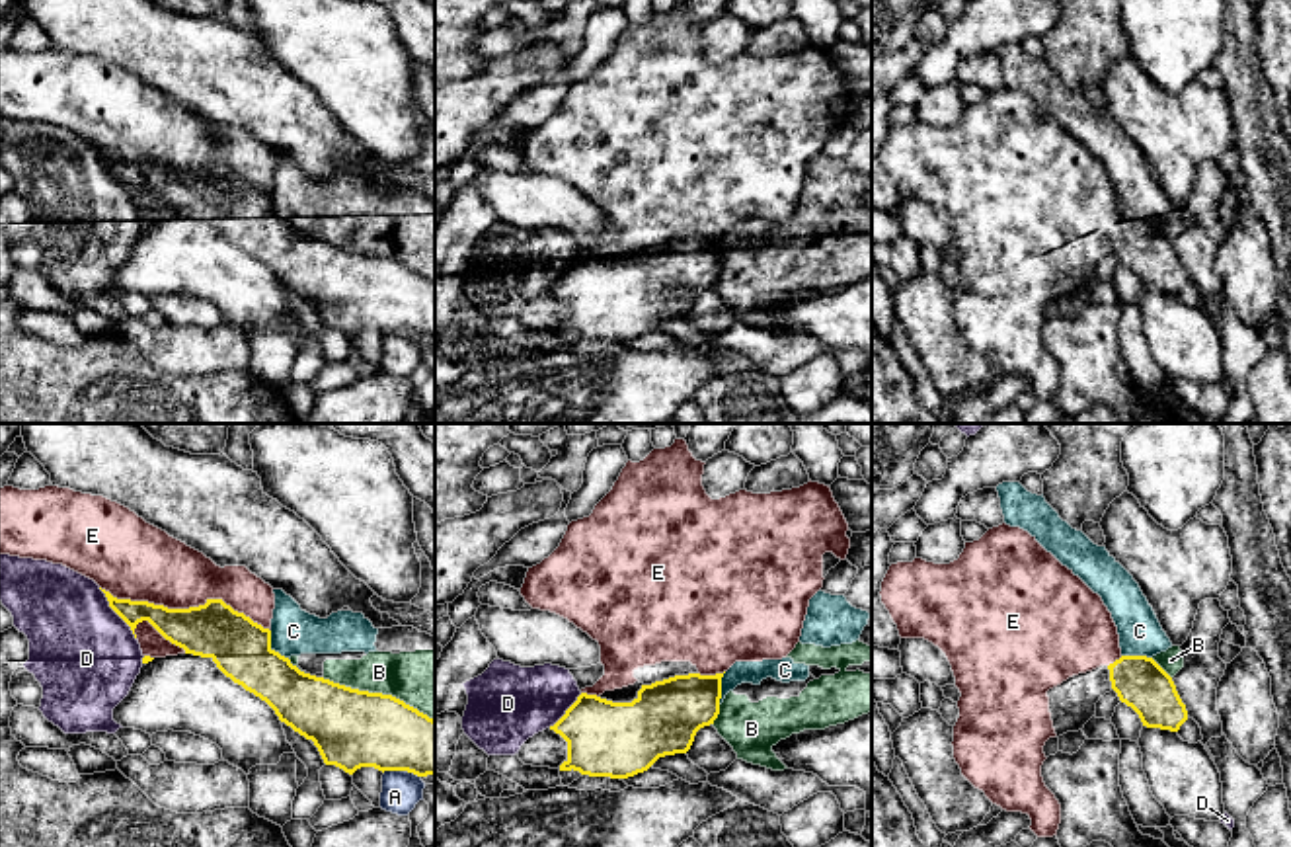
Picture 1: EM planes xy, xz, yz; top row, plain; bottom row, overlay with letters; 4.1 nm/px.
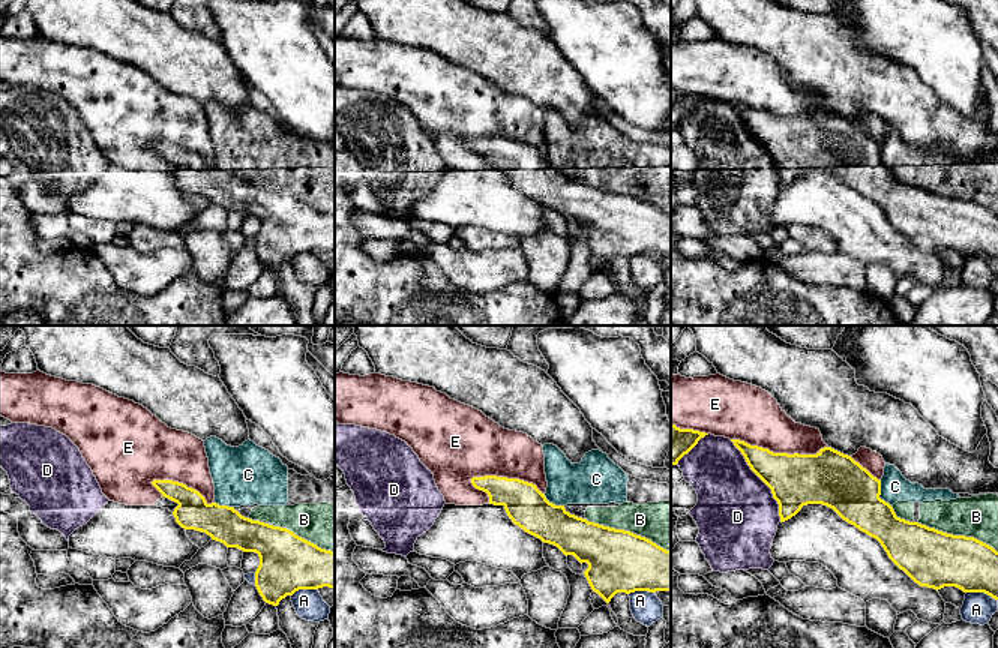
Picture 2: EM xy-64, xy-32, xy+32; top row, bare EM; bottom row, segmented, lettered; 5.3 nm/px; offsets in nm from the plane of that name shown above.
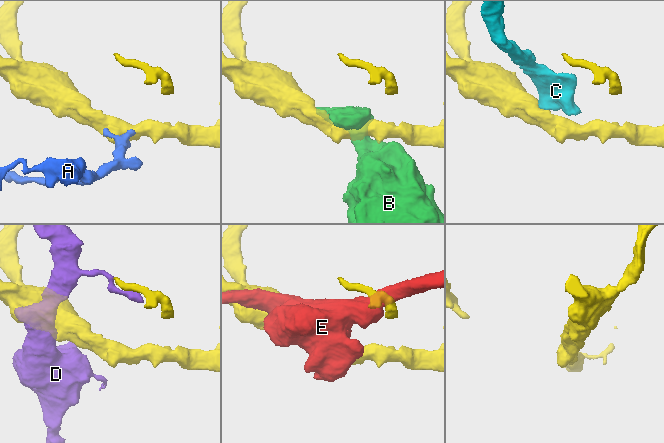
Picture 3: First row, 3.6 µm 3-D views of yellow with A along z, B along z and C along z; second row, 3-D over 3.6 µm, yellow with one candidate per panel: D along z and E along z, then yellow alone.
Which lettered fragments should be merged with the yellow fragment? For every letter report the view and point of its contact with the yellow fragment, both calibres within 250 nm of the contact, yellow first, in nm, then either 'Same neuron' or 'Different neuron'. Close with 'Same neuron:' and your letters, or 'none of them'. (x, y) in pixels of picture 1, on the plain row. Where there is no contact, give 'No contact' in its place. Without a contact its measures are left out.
A: Touches yellow at xy (402, 332). Thickness 320 nm (yellow) against 160 nm. Different neuron
B: Touches yellow at xy (379, 256). Thickness 320 nm (yellow) against 260 nm. Different neuron
C: Touches yellow at xy (270, 209). Thickness 240 nm (yellow) against 190 nm. Different neuron
D: Touches yellow at xy (116, 174). Thickness 140 nm (yellow) against 440 nm. Different neuron
E: Touches yellow at xy (186, 172). Thickness 240 nm (yellow) against 300 nm. Different neuron
Same neuron: none of them

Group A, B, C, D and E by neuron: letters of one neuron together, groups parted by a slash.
A / B C / D / E

